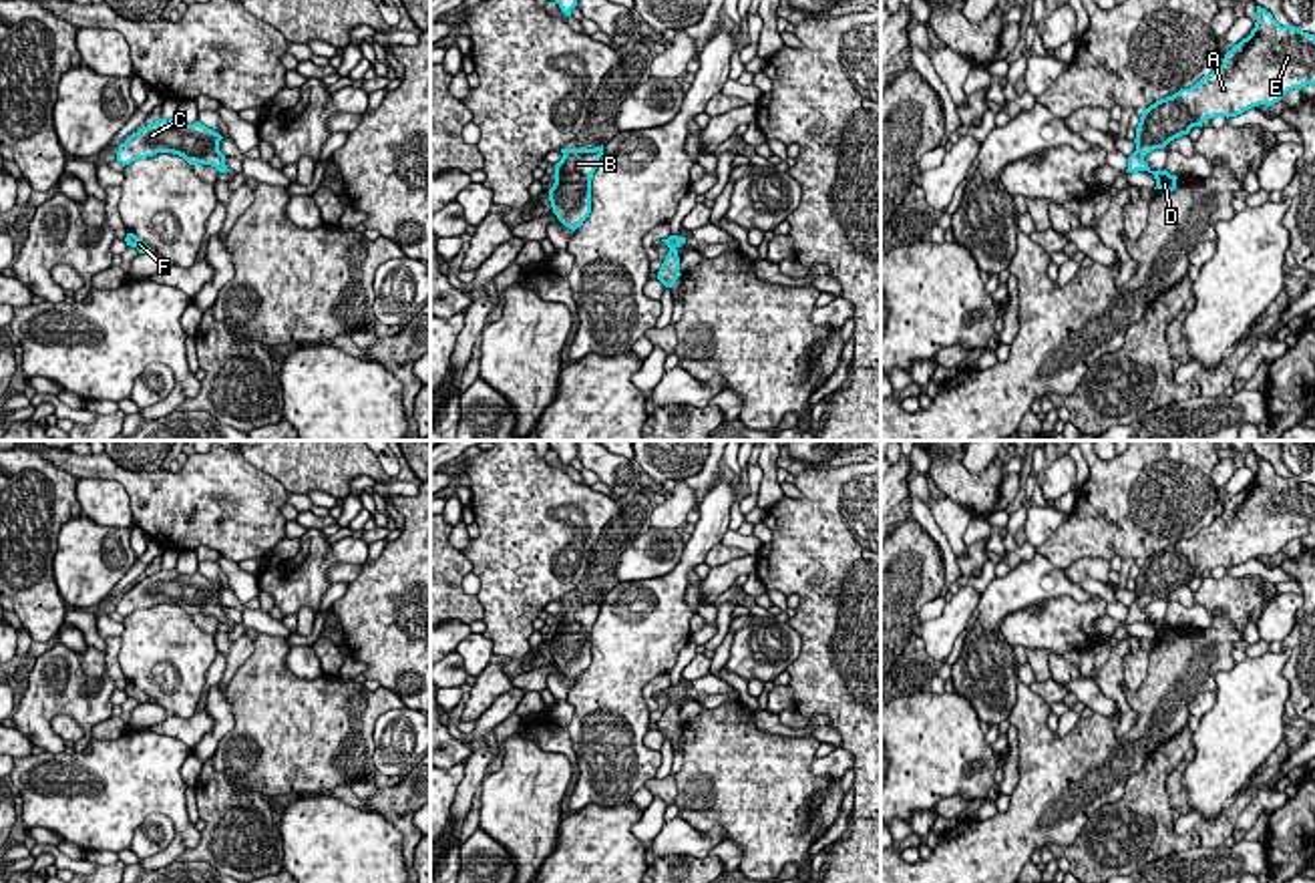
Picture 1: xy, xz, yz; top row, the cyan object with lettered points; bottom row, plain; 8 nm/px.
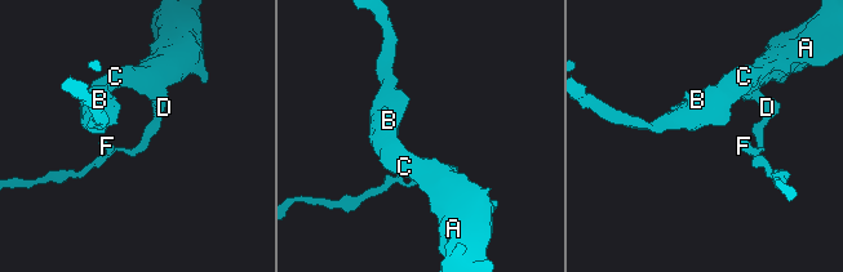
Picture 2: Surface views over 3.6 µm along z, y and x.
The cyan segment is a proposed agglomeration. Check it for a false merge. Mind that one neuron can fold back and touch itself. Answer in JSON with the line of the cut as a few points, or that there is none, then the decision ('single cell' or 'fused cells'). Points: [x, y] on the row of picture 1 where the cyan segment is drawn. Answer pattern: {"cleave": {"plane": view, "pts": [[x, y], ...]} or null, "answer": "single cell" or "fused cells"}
{"cleave": null, "answer": "single cell"}

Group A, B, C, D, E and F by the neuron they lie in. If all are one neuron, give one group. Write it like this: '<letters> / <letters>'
A B C D E F

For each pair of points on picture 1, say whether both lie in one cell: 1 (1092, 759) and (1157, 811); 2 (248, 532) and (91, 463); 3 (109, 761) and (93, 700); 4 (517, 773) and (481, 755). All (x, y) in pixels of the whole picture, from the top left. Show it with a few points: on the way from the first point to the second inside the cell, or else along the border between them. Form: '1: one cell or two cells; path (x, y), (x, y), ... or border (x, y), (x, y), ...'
1: two cells; border (1155, 749), (1126, 781), (1124, 793), (1090, 817)
2: one cell; path (210, 503), (163, 503), (129, 479)
3: two cells; border (93, 739), (87, 747)
4: two cells; border (487, 775), (479, 785)

